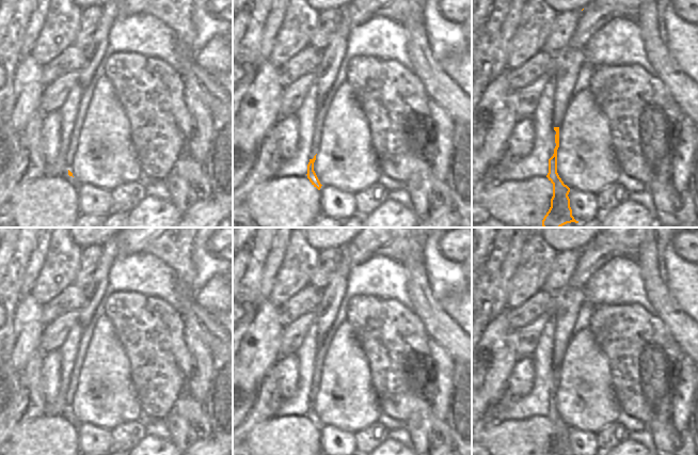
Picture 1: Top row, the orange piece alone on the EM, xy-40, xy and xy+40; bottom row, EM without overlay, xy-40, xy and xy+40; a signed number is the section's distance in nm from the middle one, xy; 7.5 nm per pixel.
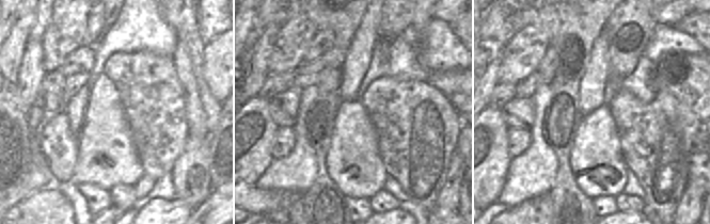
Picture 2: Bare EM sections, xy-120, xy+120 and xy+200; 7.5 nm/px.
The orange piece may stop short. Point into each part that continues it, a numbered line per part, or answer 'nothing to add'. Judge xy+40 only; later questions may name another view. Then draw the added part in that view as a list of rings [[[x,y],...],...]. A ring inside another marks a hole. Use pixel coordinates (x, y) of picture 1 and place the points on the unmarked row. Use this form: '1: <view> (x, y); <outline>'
nothing to add

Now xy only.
nothing to add

